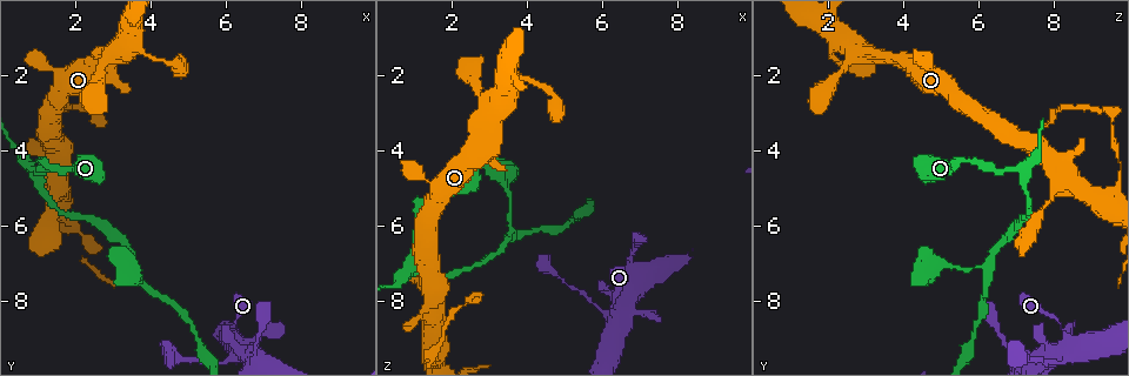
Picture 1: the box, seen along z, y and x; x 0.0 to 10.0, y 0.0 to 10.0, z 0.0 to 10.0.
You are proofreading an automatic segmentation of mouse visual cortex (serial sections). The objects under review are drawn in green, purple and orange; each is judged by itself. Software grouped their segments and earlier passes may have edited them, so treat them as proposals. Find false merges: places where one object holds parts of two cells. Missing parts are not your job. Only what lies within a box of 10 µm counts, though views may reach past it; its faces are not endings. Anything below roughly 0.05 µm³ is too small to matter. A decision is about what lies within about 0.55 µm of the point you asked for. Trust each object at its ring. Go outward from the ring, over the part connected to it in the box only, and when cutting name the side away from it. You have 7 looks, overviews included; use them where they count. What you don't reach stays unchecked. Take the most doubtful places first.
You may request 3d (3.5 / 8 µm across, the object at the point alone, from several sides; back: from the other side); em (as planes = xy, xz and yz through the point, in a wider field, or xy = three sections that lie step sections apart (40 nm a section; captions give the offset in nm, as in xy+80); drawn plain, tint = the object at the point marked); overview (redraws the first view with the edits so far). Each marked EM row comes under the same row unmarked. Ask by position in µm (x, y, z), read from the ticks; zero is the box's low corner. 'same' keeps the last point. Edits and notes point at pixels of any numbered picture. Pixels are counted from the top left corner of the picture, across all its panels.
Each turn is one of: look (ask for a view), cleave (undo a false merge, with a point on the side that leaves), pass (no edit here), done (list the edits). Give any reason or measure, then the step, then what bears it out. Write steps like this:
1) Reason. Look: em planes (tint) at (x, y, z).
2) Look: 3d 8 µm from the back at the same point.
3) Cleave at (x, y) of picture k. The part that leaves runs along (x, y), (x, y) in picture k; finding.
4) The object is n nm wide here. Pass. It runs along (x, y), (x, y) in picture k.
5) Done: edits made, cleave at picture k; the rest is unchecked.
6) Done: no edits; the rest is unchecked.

Sharp bend. Look: 3d 3.5 µm from the back at (1.05, 4.35, 5.45).

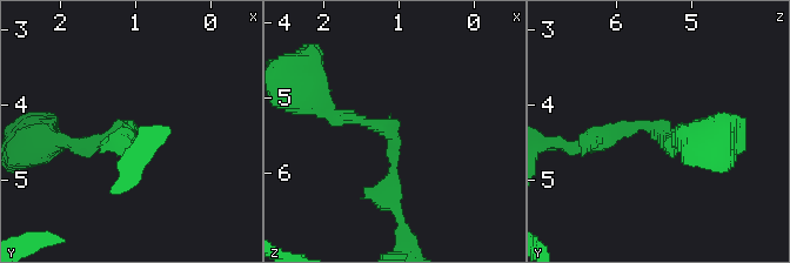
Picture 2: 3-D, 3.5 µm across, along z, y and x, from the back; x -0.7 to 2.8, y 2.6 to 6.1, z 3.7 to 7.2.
The arms are 200, 250 nm wide; shape alone is not enough. Look: em xy step 5 (tint) at (1.15, 4.30, 5.55).

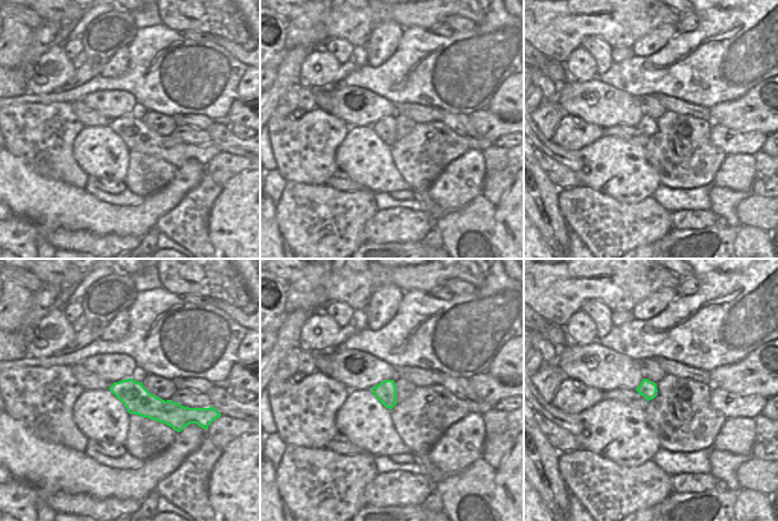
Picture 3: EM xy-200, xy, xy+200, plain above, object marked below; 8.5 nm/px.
Pass. It runs along (113, 388), (160, 411), (181, 412) in picture 3; continuous, no second cell.

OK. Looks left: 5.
Three arms meet. Look: 3d 8 µm at (3.55, 6.95, 6.35).

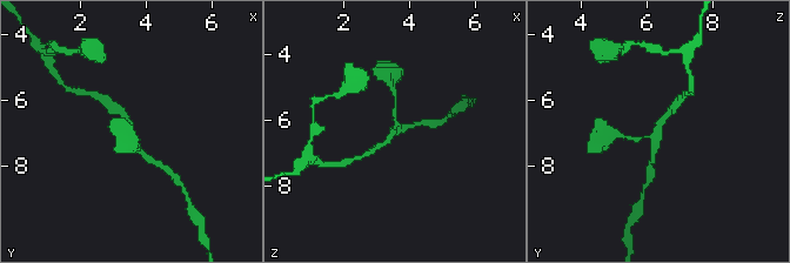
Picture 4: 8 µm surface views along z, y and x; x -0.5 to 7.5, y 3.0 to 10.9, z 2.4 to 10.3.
Look: 3d 3.5 µm at the same point.

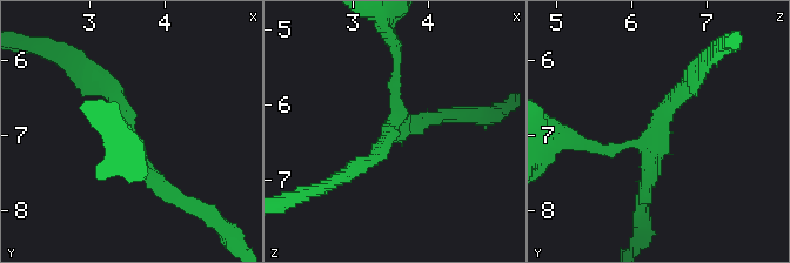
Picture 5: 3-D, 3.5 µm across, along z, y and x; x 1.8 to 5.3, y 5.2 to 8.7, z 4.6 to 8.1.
Shape alone is not enough. Look: em xy step 3 (tint) at (3.55, 7.00, 6.30).

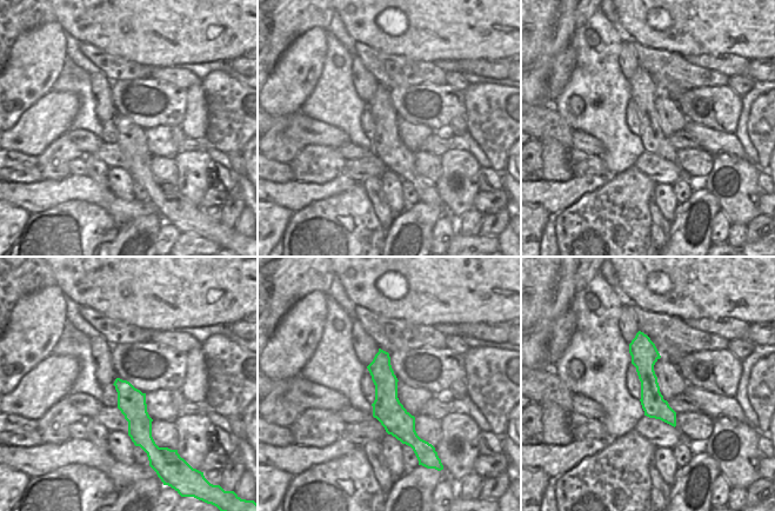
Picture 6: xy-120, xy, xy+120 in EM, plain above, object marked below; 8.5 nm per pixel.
The object is 260 nm wide here. Pass. It runs along (694, 72), (642, 145), (578, 145) in picture 5; one cell here.

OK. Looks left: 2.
Thin arm on a thick one. Look: 3d 8 µm at (6.45, 9.20, 8.40).

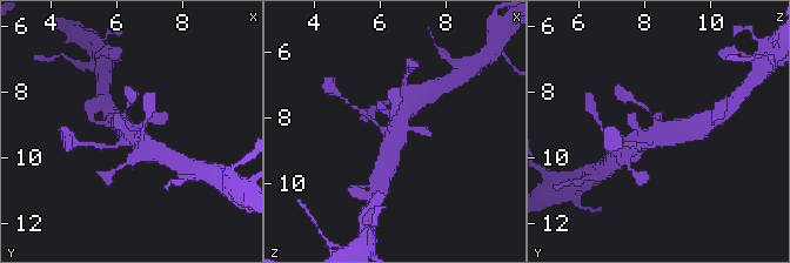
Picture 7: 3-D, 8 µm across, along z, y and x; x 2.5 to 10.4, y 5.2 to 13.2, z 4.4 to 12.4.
Now the EM. Look: em planes (tint) at the same point.

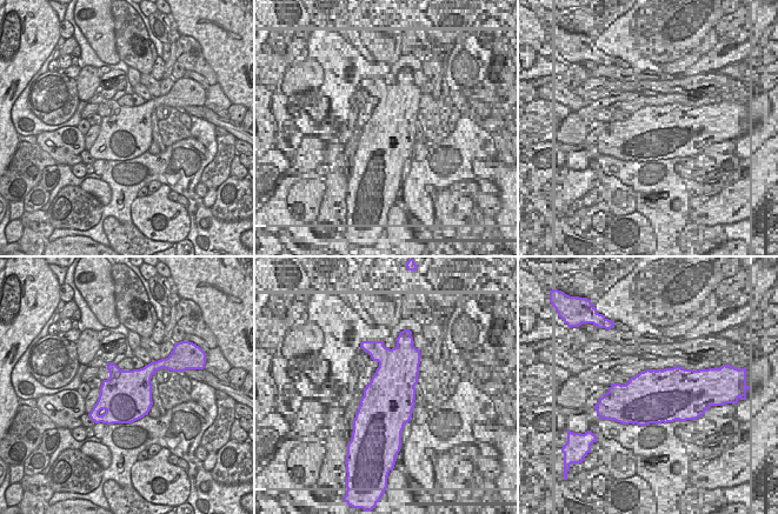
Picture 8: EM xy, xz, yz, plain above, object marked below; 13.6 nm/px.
The object is 700 nm wide here. Pass. It runs along (648, 108), (657, 133), (626, 148) in picture 7; all the same cell.

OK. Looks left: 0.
Done: no edits; the rest is unchecked.

